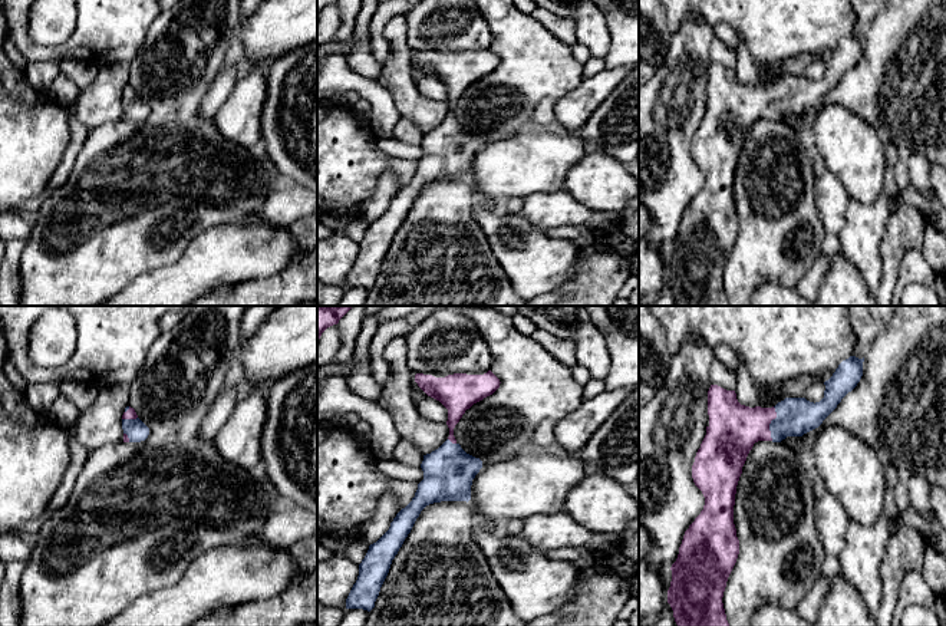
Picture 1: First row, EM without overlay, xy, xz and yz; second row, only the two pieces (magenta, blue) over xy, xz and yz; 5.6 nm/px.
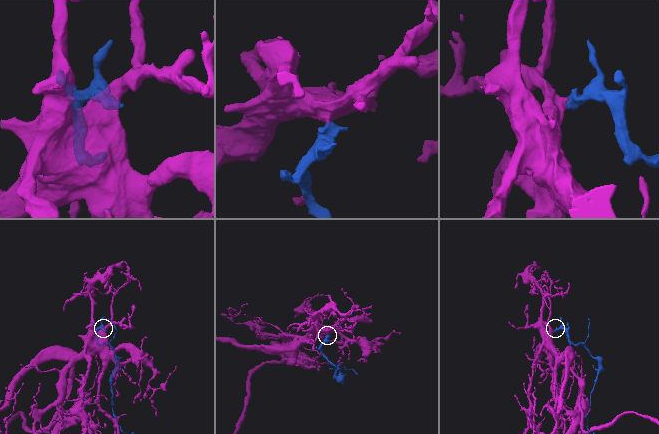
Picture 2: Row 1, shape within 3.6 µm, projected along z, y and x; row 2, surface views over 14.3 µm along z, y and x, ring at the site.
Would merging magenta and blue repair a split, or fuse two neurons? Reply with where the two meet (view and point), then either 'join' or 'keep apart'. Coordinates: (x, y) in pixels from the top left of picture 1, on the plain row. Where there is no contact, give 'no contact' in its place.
yz (770, 101) | join

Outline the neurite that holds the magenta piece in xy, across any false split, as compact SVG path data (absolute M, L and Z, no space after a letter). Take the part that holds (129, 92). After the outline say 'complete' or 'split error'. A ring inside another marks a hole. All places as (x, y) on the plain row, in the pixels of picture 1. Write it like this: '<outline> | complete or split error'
M126 85L122 93L123 121L141 121L149 113L149 106L138 96L134 86Z | split error

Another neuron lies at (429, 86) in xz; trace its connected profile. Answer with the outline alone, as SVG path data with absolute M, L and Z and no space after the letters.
M423 75L416 78L416 86L419 92L434 101L446 101L448 99L448 88L436 78L431 75Z

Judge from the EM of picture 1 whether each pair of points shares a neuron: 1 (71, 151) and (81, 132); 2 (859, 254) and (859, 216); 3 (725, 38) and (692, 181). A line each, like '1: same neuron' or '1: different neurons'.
1: same neuron
2: same neuron
3: different neurons

